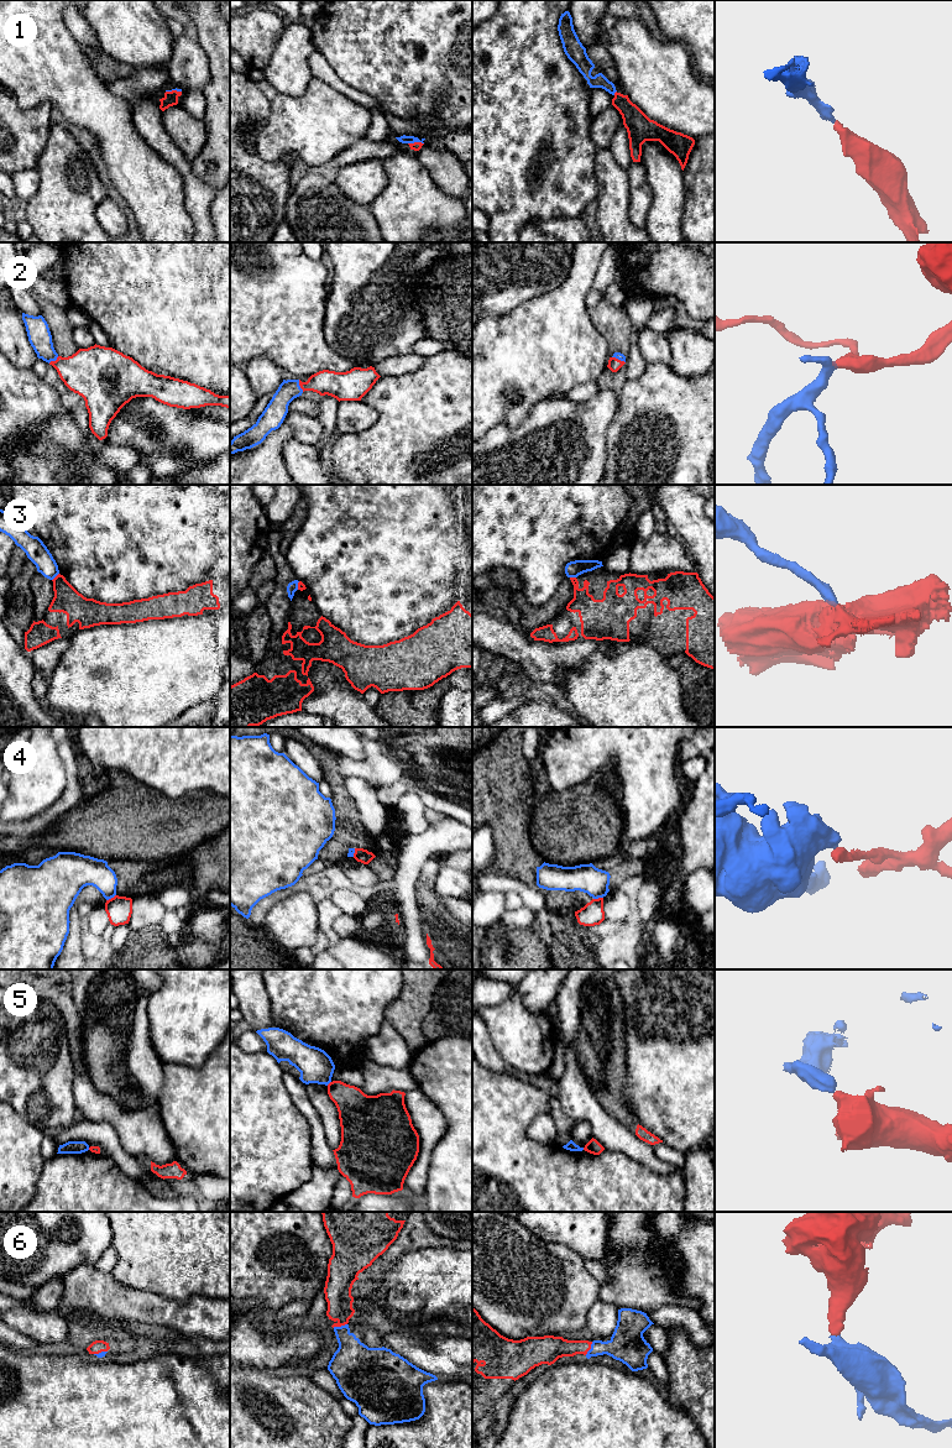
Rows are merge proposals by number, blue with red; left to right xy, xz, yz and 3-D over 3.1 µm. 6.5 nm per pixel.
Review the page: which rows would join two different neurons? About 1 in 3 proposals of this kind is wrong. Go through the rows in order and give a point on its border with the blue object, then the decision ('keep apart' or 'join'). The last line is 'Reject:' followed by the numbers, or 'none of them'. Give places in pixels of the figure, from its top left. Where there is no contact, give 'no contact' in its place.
1: contact xz (416, 141); join
2: contact xz (299, 386); join
3: contact xy (56, 575); keep apart
4: contact xy (110, 898); keep apart
5: contact xz (328, 1083); keep apart
6: contact xz (339, 1327); join
Reject: 3, 4, 5

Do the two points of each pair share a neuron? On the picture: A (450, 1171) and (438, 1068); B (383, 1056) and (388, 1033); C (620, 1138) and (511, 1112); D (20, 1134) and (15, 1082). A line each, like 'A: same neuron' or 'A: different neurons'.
A: same neuron
B: same neuron
C: different neurons
D: different neurons

